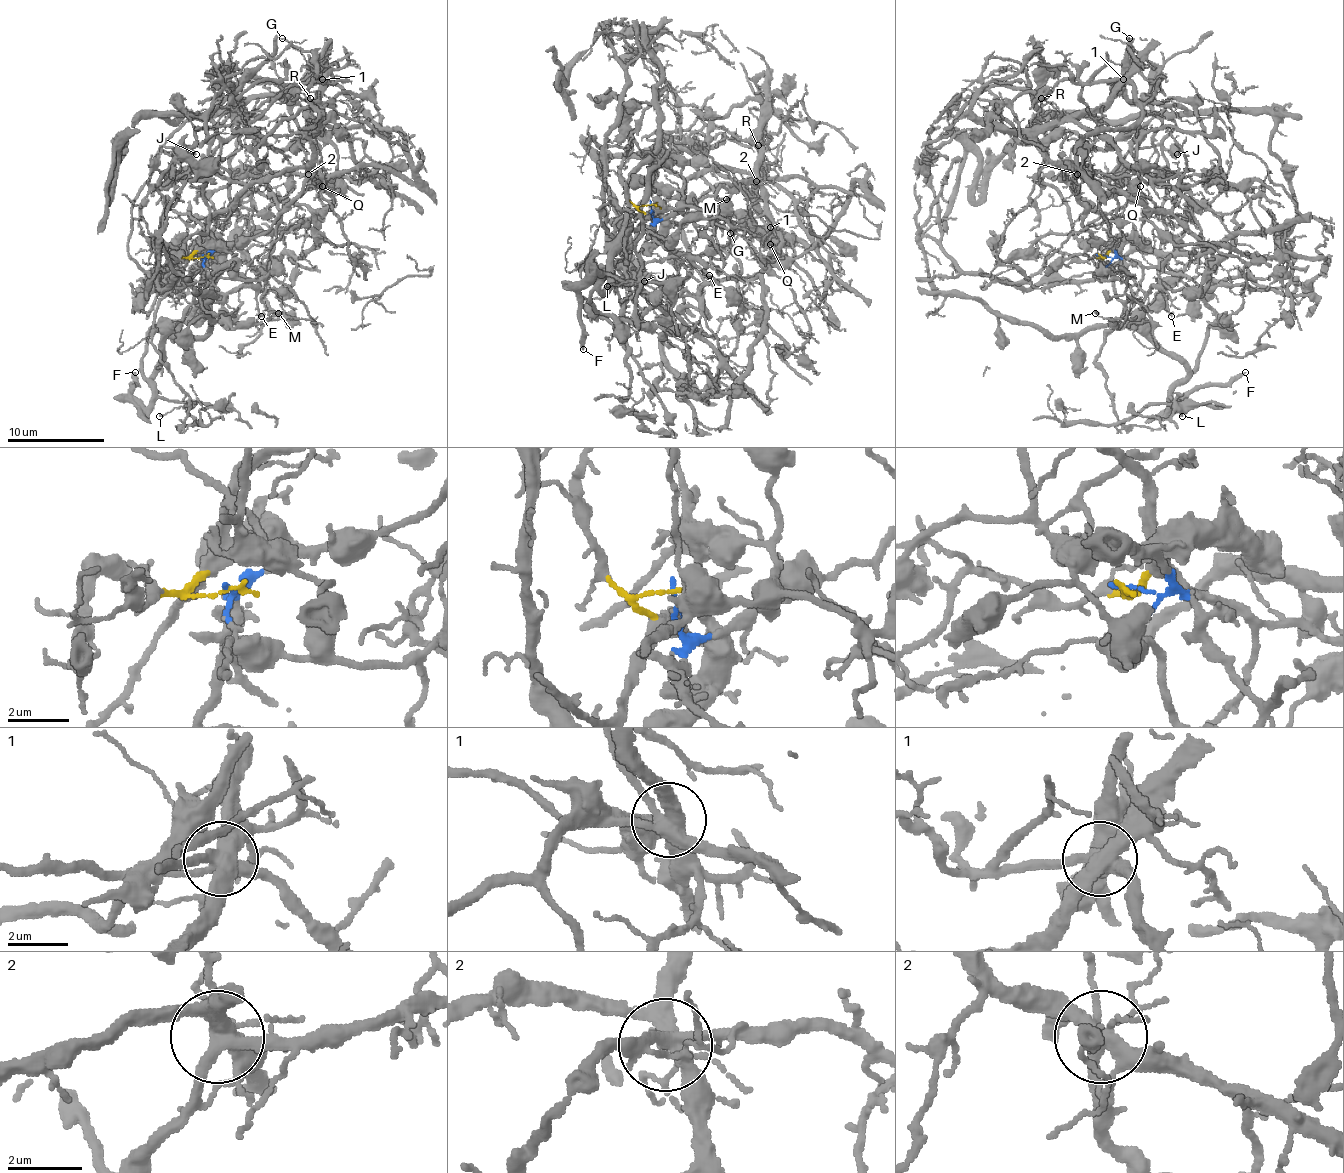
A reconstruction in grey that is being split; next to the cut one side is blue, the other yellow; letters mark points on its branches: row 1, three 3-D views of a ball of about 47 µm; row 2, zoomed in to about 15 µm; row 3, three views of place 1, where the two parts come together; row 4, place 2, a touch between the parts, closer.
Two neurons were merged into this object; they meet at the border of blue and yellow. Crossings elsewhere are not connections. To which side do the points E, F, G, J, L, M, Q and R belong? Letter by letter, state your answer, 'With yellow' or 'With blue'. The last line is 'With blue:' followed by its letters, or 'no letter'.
E: With blue
F: With blue
G: With yellow
J: With yellow
L: With blue
M: With blue
Q: With yellow
R: With yellow
With blue: E, F, L, M

